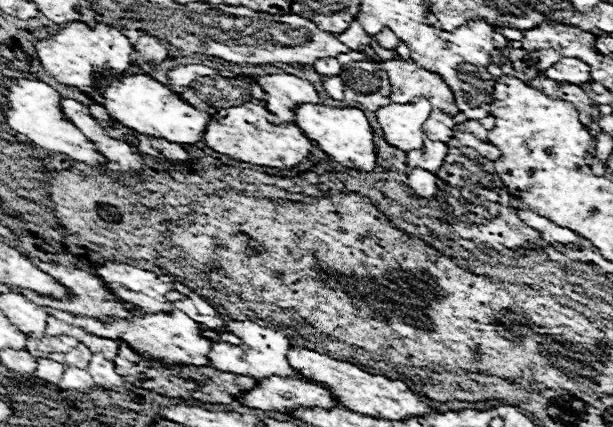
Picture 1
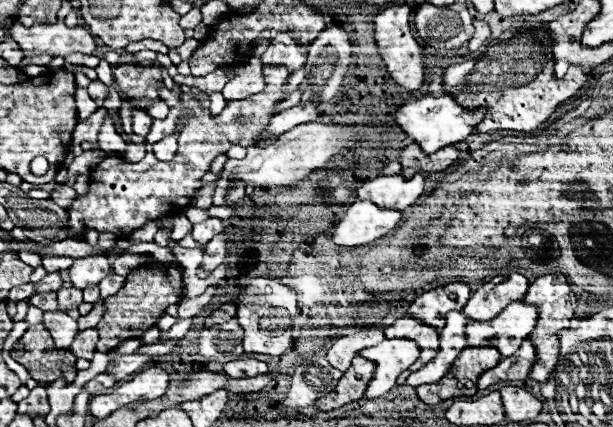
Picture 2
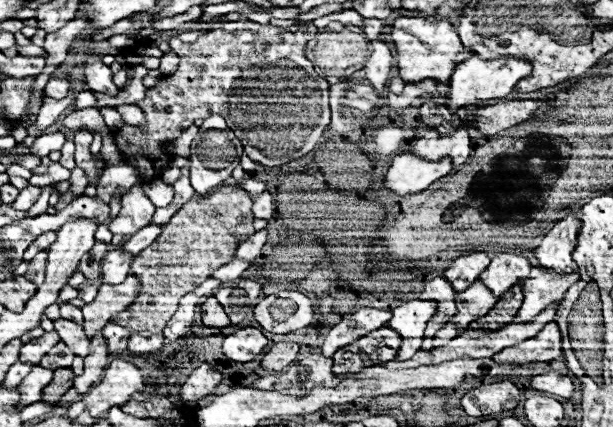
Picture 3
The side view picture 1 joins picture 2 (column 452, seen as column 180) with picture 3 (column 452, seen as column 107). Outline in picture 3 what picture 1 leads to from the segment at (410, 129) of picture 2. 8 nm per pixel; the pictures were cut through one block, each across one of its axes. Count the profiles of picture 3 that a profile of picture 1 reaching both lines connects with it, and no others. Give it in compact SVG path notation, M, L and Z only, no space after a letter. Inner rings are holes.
M472 54L468 60L460 62L454 68L454 74L448 82L450 92L448 92L448 108L450 110L458 110L462 106L478 106L482 100L490 100L490 98L506 98L514 86L518 84L518 80L530 76L532 72L532 64L530 60L524 58L496 58L496 60L482 60L478 54Z

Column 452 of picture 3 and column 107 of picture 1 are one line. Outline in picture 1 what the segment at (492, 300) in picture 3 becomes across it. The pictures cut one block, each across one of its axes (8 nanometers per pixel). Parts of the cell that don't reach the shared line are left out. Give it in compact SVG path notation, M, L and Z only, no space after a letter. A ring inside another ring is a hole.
M44 306L48 314L84 328L86 332L92 332L100 338L110 338L110 340L126 340L136 352L142 352L146 358L156 358L162 360L166 366L170 364L192 364L192 366L206 366L208 364L208 352L210 352L210 340L200 334L200 330L194 326L194 320L190 320L184 312L158 312L158 314L146 314L136 310L130 320L116 320L110 316L104 318L92 318L92 316L76 316L64 310L48 308Z

